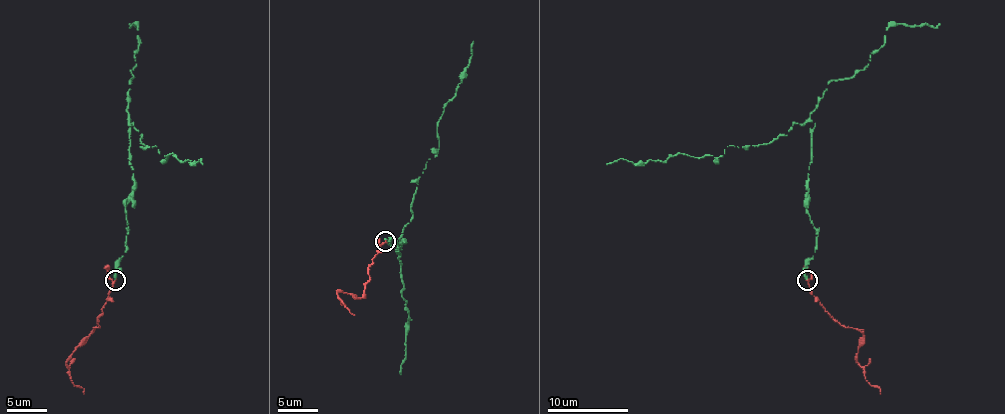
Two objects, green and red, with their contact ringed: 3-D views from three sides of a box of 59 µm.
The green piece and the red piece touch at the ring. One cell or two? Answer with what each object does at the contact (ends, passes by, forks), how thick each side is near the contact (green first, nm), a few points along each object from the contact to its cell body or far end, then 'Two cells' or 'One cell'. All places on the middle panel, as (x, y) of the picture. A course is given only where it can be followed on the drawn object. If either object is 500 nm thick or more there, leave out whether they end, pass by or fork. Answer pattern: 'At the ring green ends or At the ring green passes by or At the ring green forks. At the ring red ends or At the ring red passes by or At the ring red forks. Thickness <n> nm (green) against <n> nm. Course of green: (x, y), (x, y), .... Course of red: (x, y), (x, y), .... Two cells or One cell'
At the ring green ends. At the ring red passes by. Thickness 240 nm (green) against 170 nm. Course of green: (386, 241), (398, 251), (396, 241), (404, 243), (436, 152), (436, 122), (472, 42). Course of red: (386, 241), (368, 269), (370, 279), (360, 297), (338, 291), (340, 299), (354, 315). One cell

